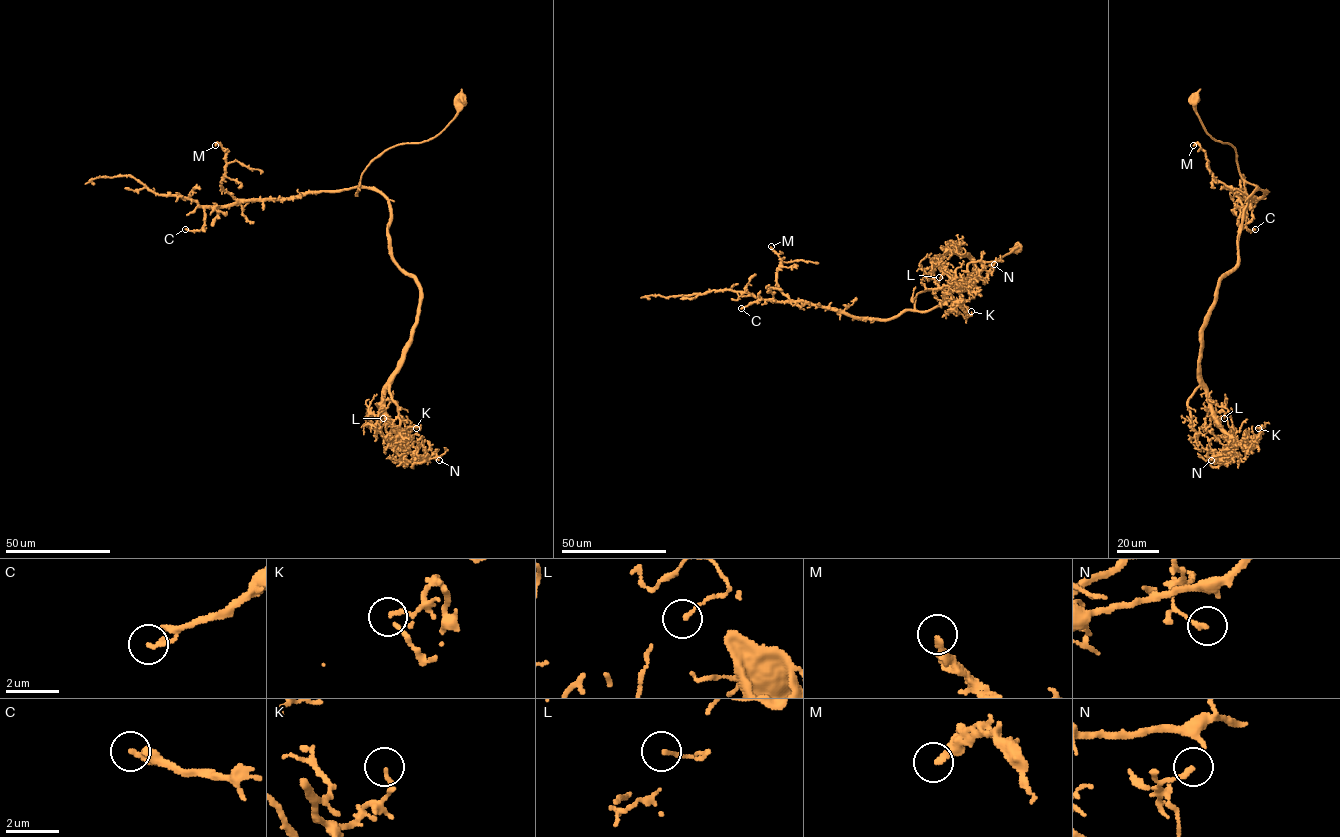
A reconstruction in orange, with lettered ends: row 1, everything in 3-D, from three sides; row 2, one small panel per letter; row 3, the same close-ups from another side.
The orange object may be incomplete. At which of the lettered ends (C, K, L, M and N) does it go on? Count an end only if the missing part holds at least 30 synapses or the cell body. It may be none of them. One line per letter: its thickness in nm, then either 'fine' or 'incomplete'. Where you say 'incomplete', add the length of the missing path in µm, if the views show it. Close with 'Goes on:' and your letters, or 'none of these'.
C: 180 nm | incomplete | 15 µm
K: 100 nm | fine
L: 130 nm | fine
M: 240 nm | fine
N: 180 nm | fine
Goes on: C

